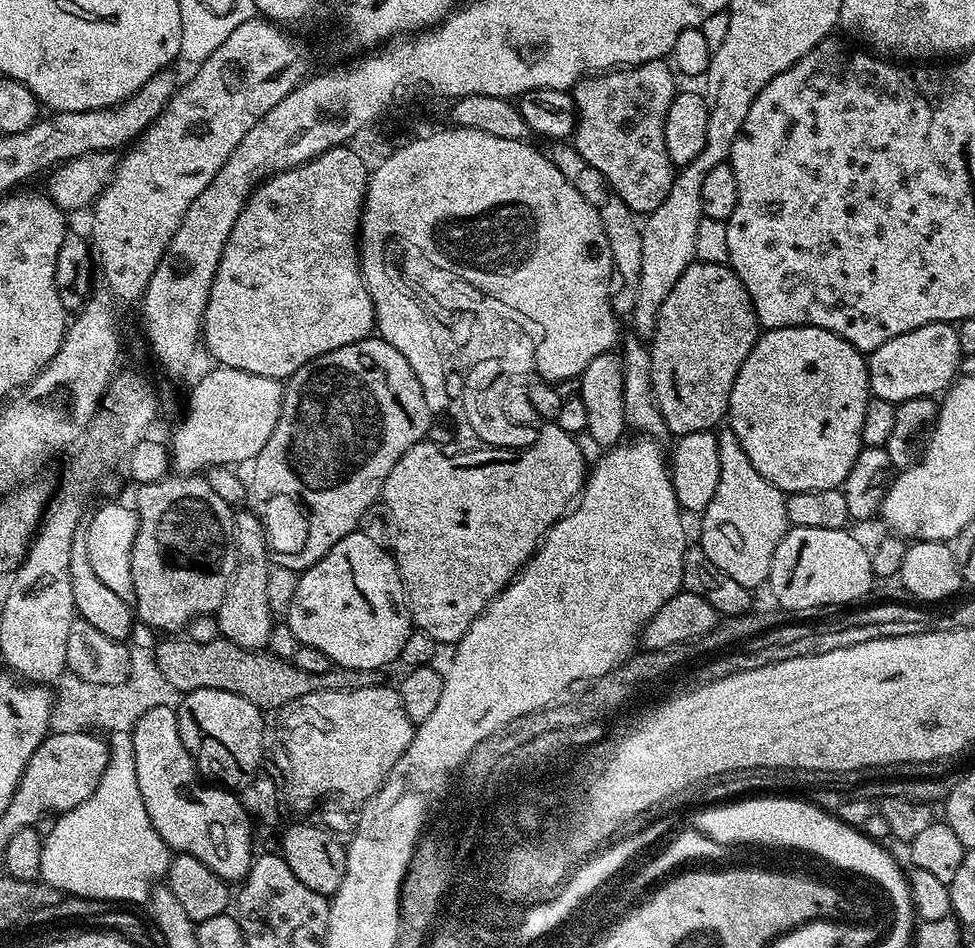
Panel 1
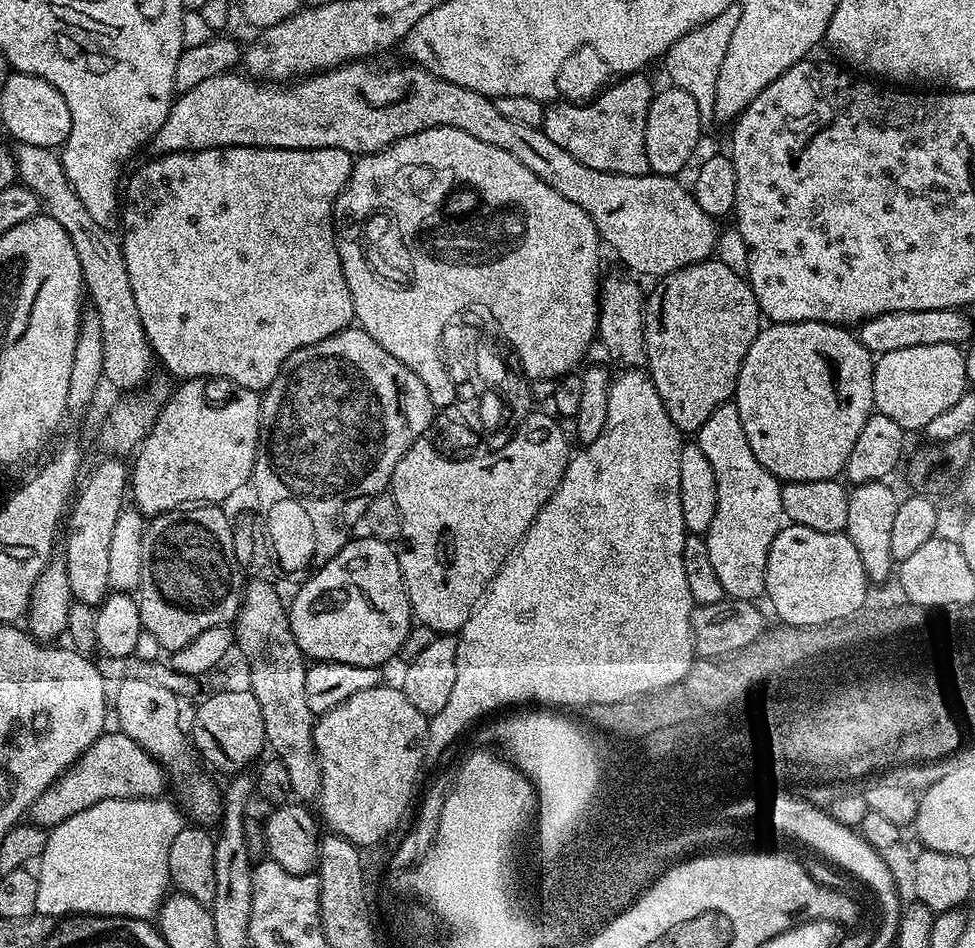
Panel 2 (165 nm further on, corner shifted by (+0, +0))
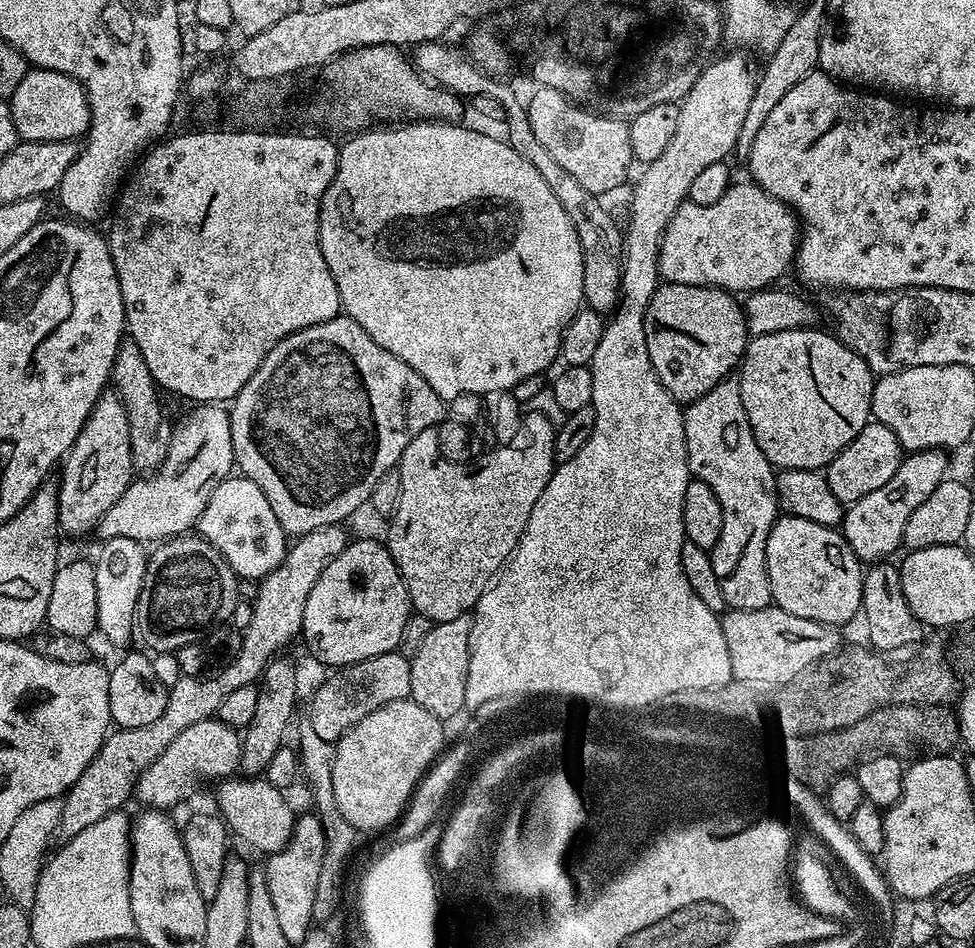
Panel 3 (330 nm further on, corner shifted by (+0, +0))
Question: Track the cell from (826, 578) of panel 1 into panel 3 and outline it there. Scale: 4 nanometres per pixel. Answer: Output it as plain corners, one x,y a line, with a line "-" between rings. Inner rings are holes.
781,515
766,538
766,570
775,607
798,614
798,618
841,626
855,616
857,619
861,611
865,569
836,528

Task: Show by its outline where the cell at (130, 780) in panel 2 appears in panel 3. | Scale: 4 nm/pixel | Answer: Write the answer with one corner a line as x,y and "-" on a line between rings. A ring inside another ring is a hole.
218,718
194,722
136,777
135,799
152,810
172,810
199,786
200,779
219,782
235,777
240,772
242,744
241,733

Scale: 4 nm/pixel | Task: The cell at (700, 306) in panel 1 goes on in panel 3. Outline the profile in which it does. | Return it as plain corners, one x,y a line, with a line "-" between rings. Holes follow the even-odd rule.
661,283
650,298
650,306
644,315
646,330
646,350
658,374
658,382
681,406
693,404
702,394
710,394
718,382
729,379
737,371
748,348
748,327
744,321
741,301
733,293
723,292
720,288
706,286
682,286
681,284

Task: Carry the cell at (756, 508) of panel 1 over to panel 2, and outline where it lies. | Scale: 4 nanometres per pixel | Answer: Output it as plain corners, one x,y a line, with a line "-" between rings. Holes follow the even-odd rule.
729,402
718,406
710,418
695,433
695,443
700,445
702,454
710,458
710,466
714,469
714,482
718,486
718,506
714,510
714,522
710,522
706,539
710,562
714,565
714,574
718,574
718,582
722,582
725,597
733,600
759,601
765,595
766,562
770,554
770,546
774,538
785,527
786,517
782,510
782,484
776,477
754,458
754,450
750,450
750,441
746,438
746,430
742,430
742,418
738,418
735,403

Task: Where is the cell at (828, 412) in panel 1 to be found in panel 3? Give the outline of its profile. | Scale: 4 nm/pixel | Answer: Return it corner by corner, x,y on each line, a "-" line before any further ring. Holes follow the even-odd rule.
819,327
782,330
778,334
753,336
738,365
742,390
742,406
750,418
750,430
773,469
827,469
837,456
868,423
872,416
872,385
874,374
857,352
850,350
831,331
819,332

